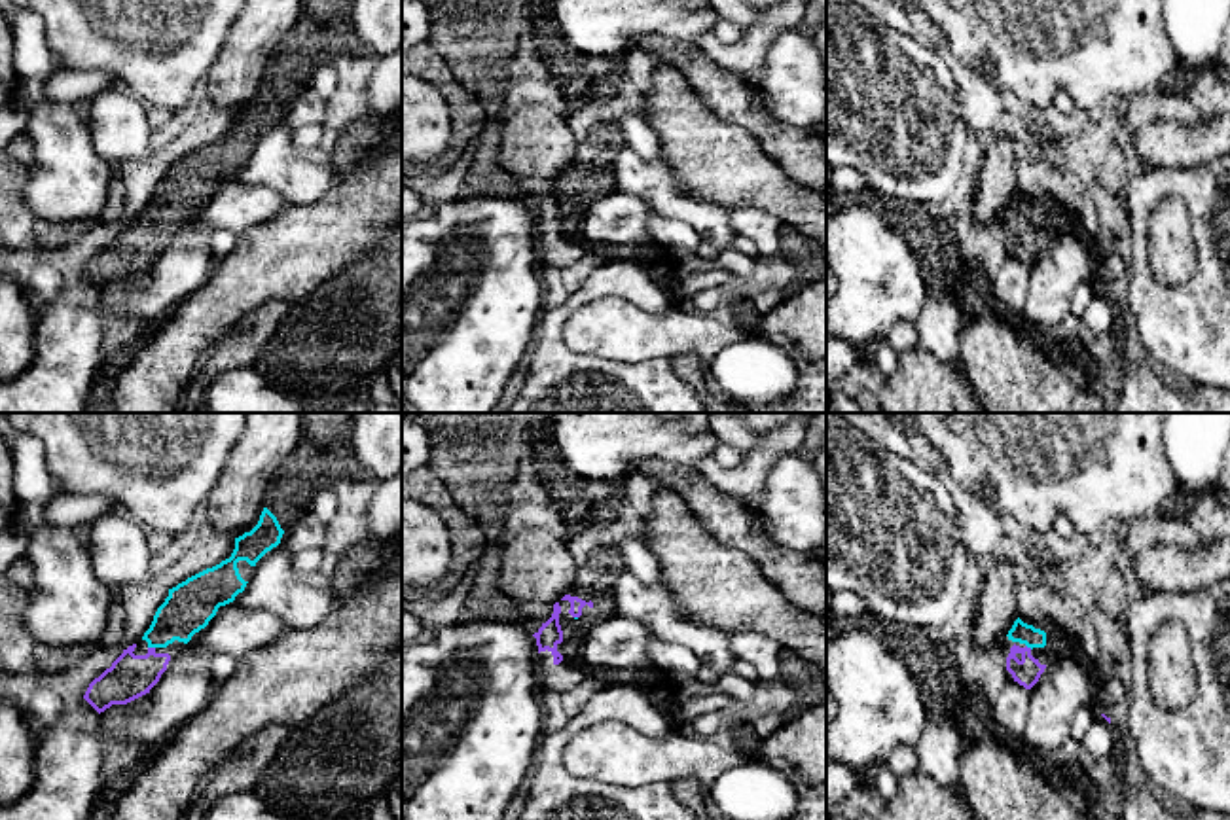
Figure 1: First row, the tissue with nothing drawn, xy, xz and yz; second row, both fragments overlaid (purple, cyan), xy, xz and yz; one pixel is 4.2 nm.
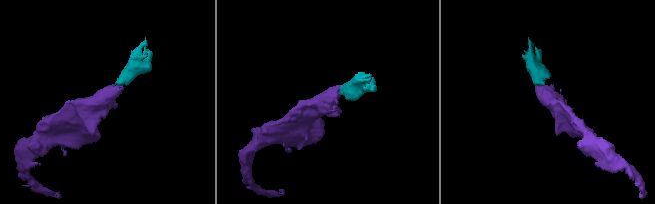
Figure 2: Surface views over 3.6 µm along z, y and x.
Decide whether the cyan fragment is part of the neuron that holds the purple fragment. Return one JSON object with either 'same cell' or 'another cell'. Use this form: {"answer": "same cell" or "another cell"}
{"answer": "same cell"}

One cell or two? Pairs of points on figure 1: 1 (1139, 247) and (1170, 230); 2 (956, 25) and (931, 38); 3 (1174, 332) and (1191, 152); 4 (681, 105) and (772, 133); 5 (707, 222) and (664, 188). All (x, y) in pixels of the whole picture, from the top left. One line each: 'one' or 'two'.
1: two
2: two
3: two
4: two
5: one

